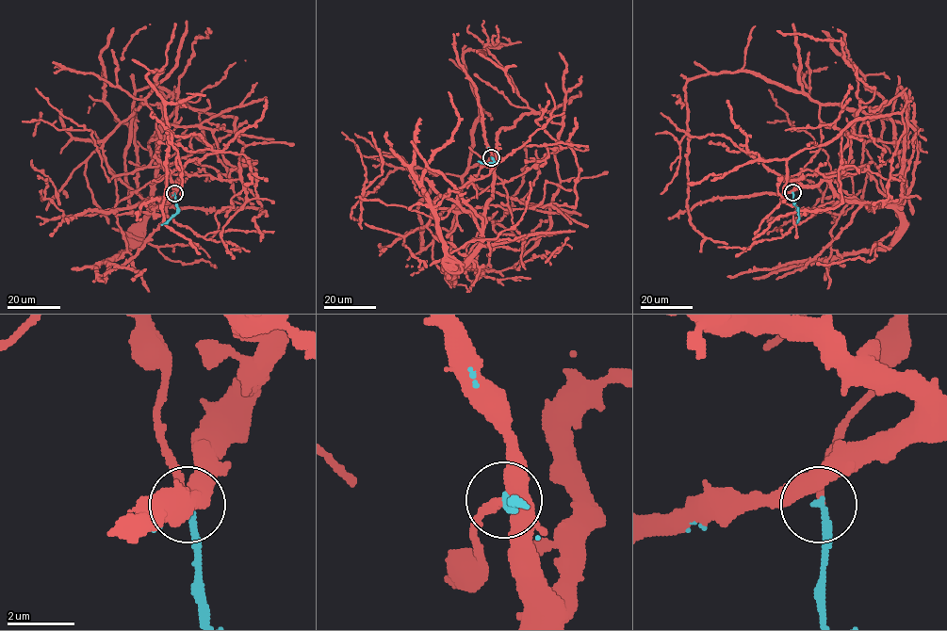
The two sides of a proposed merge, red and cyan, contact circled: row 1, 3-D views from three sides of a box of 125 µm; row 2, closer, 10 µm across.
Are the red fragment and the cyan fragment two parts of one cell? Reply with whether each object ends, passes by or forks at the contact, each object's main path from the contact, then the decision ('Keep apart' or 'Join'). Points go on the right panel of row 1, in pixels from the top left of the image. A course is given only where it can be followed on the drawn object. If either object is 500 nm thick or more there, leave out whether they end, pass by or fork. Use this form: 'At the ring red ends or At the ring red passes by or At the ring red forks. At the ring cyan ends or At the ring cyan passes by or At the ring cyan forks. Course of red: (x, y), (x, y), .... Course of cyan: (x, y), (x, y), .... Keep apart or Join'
At the ring red passes by. At the ring cyan ends. Course of red: (792, 192), (821, 145), (819, 105), (750, 72), (691, 78), (685, 97), (689, 220), (705, 237), (727, 244). Course of cyan: (792, 192), (792, 202), (797, 208), (796, 223). Join

